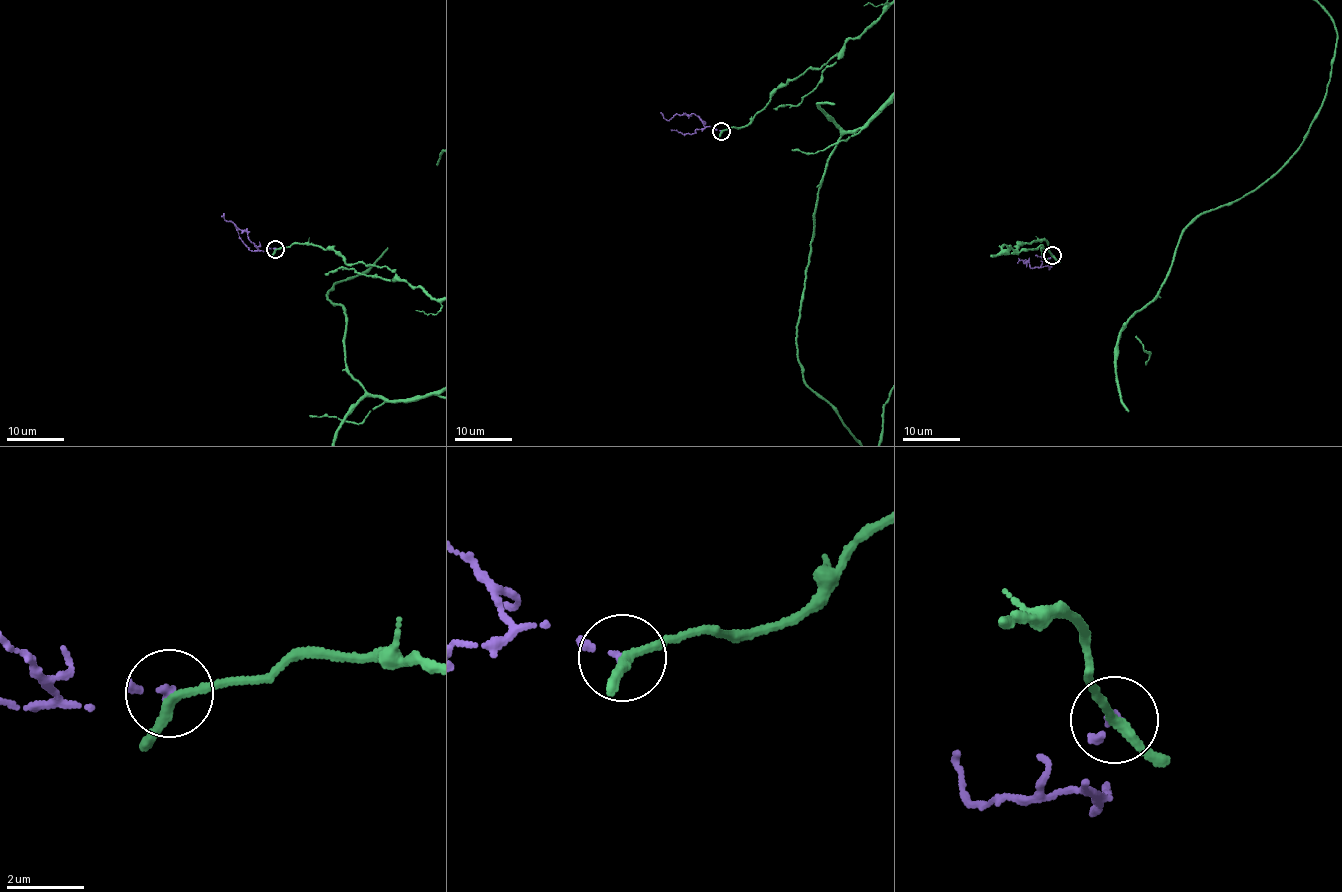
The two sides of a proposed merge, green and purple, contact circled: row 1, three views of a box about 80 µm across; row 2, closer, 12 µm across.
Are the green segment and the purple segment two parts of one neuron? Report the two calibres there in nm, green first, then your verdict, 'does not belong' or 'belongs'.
240 nm thick on the green side, 170 nm on the other; does not belong

